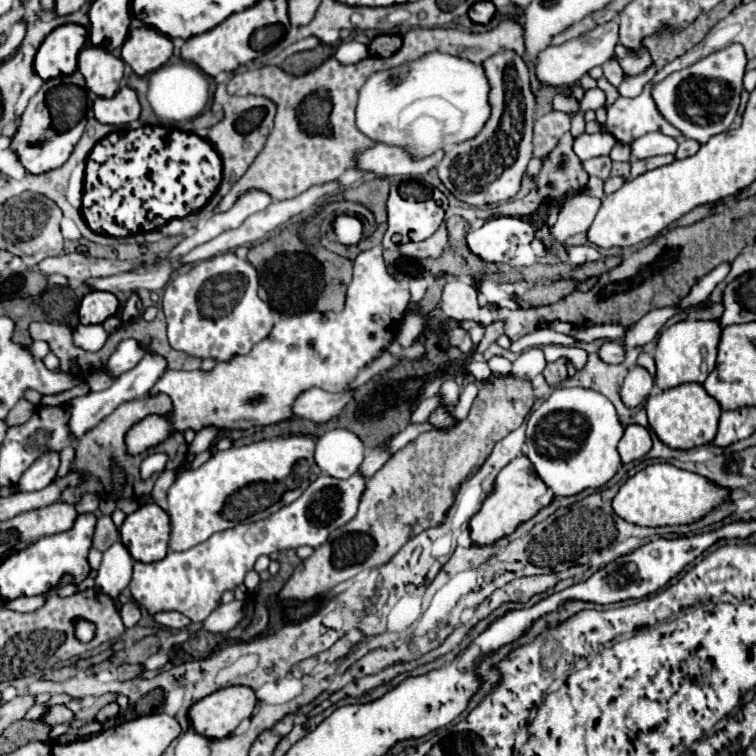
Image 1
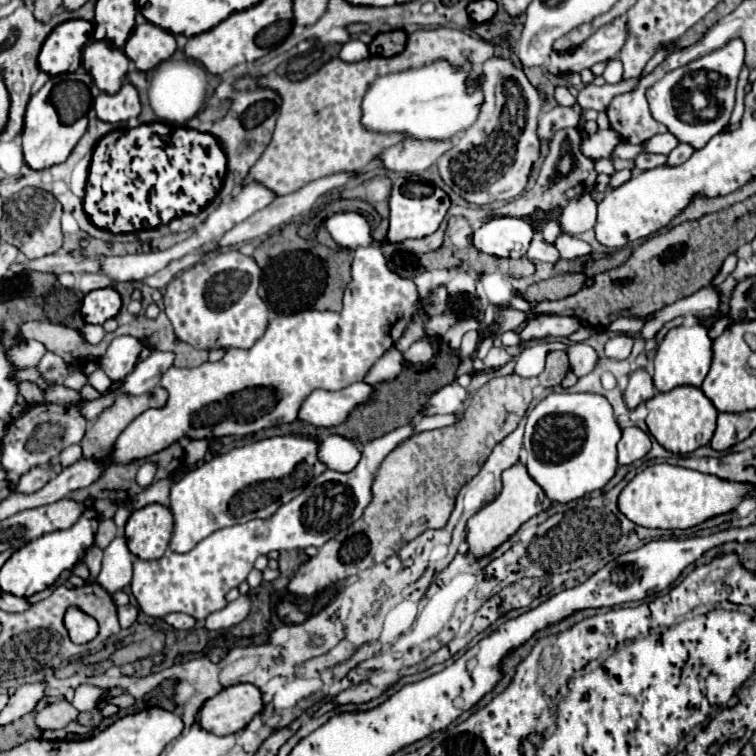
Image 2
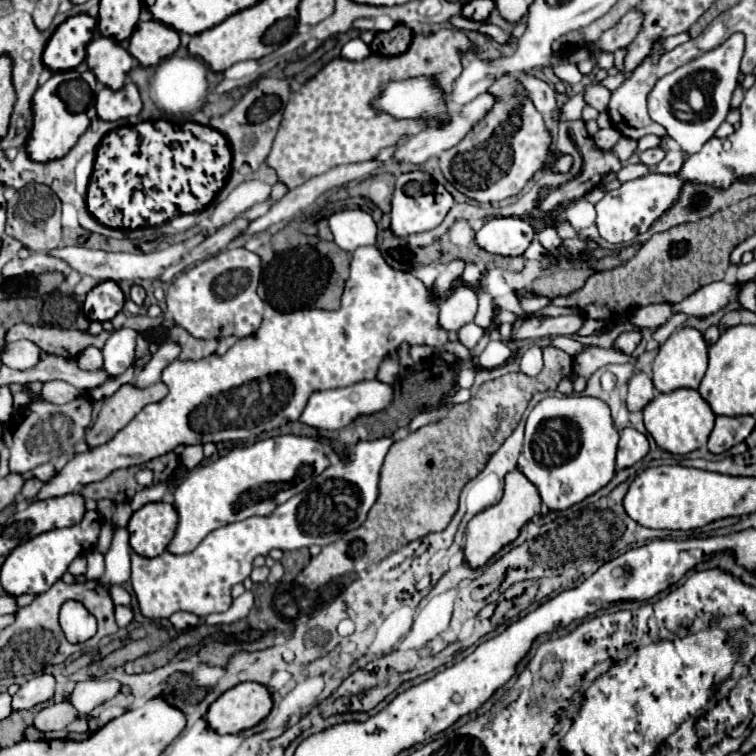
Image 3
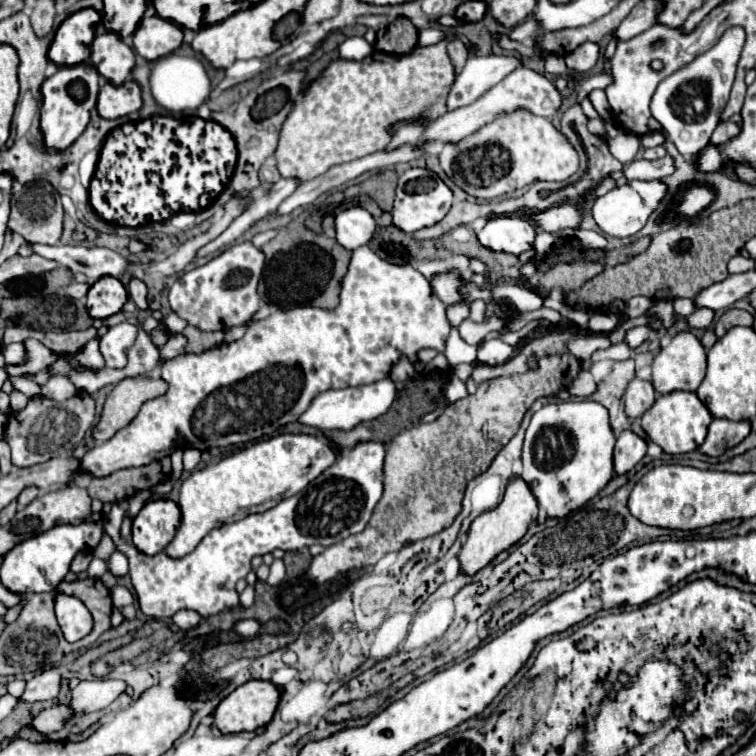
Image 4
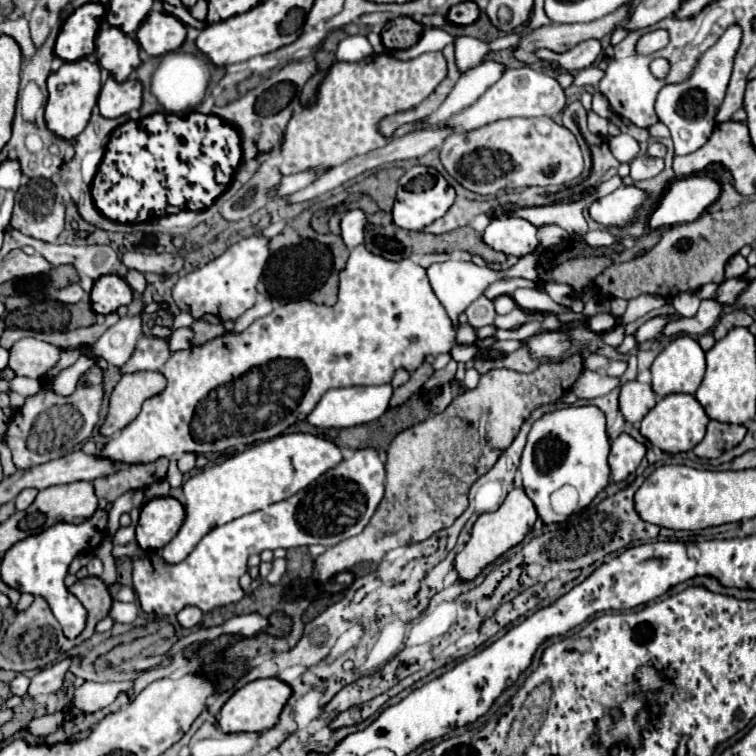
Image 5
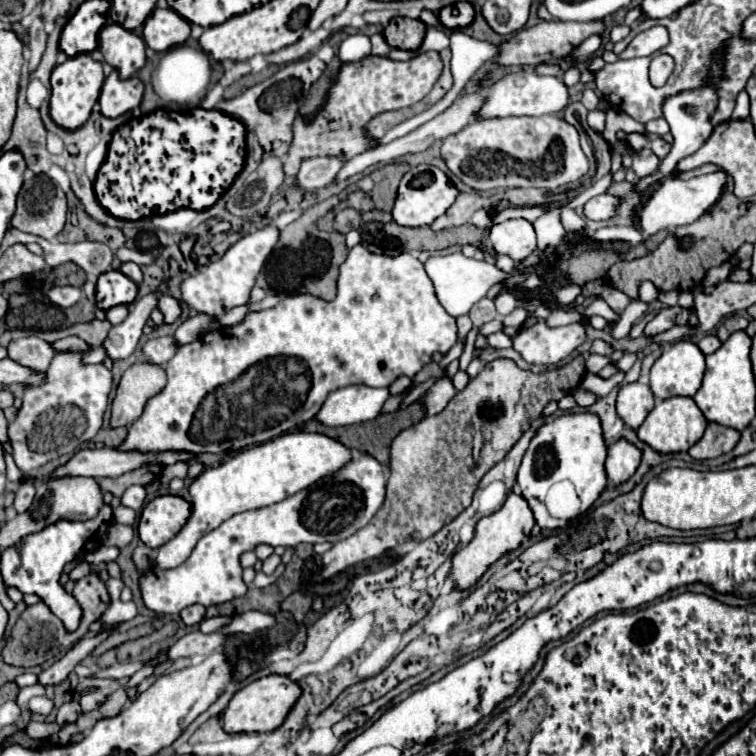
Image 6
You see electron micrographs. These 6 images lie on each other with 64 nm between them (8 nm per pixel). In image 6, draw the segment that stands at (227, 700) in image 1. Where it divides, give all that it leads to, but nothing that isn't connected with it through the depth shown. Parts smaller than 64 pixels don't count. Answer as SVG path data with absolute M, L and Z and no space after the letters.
M270 674L260 680L254 680L252 684L248 684L246 688L238 690L232 696L228 708L222 714L224 730L226 732L272 732L284 722L294 702L300 698L300 694L302 694L302 688L288 676Z

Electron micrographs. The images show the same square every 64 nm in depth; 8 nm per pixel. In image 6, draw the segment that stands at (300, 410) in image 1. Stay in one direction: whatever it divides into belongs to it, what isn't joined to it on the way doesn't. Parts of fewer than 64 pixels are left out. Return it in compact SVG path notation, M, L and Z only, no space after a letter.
M346 386L328 394L316 420L326 426L350 426L374 420L388 396L388 388Z

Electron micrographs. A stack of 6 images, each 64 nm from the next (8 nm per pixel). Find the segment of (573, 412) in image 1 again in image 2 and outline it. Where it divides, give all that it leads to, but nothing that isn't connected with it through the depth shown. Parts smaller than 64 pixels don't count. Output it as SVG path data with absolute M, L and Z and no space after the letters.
M552 392L540 400L526 418L524 450L526 450L526 470L530 478L544 490L552 504L568 504L582 498L592 490L604 488L616 474L616 444L620 440L620 428L616 424L612 406L600 394L578 394L578 392Z

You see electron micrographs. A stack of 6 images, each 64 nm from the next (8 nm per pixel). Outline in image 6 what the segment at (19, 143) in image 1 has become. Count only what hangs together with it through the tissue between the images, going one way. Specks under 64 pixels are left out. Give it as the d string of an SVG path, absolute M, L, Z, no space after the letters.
M78 54L68 58L68 62L60 64L52 72L52 100L50 100L50 114L54 122L66 130L76 130L80 128L90 112L92 106L98 102L100 88L104 82L104 72L102 72L102 62L94 60L92 54Z

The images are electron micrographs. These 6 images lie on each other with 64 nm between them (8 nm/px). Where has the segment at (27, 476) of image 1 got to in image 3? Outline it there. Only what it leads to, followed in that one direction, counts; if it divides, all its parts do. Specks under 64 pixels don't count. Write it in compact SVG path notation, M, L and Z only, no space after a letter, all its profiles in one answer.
M30 480L30 482L26 482L26 484L24 484L24 488L22 488L20 496L22 496L24 500L34 500L34 498L36 498L36 494L40 492L40 488L42 488L42 482L40 482L40 480Z

